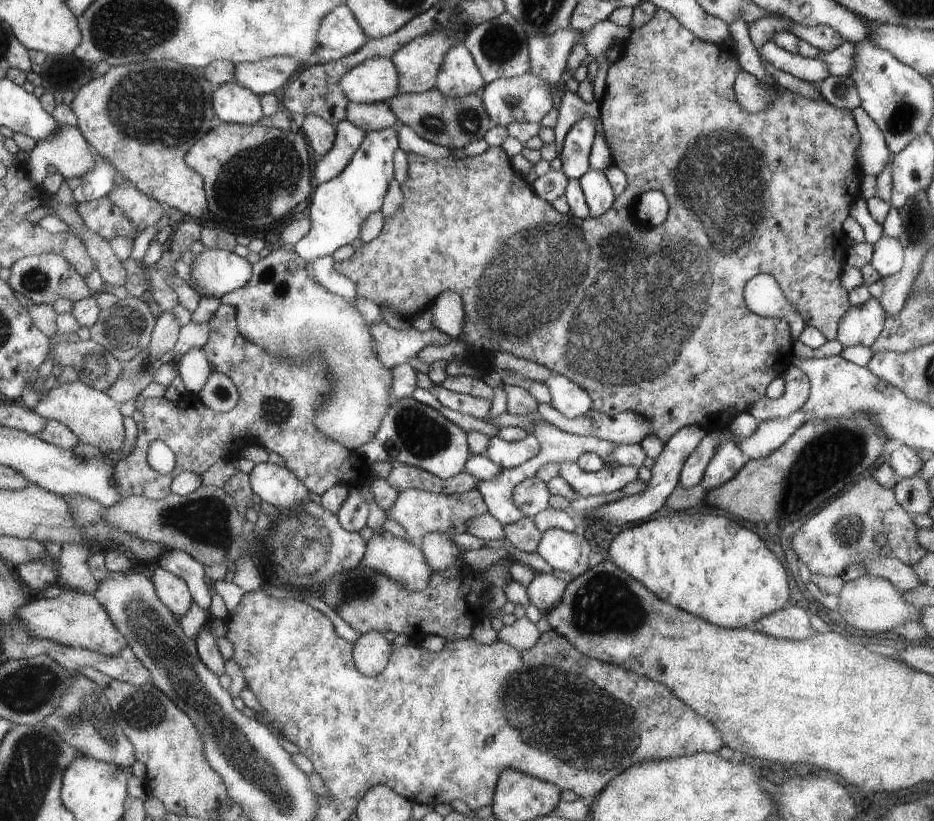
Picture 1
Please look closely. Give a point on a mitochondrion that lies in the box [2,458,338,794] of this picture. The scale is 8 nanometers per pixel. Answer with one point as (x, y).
(207, 520)

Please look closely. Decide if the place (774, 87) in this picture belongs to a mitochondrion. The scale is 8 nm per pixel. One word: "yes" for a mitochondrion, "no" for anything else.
no

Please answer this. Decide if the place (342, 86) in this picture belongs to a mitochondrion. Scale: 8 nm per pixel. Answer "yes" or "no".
no

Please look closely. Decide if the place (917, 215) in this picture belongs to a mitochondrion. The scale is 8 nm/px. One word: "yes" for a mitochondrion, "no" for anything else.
yes

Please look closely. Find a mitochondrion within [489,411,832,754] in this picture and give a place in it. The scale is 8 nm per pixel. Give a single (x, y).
(605, 605)

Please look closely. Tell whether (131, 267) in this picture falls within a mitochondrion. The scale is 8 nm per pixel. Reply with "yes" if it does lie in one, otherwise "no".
no

